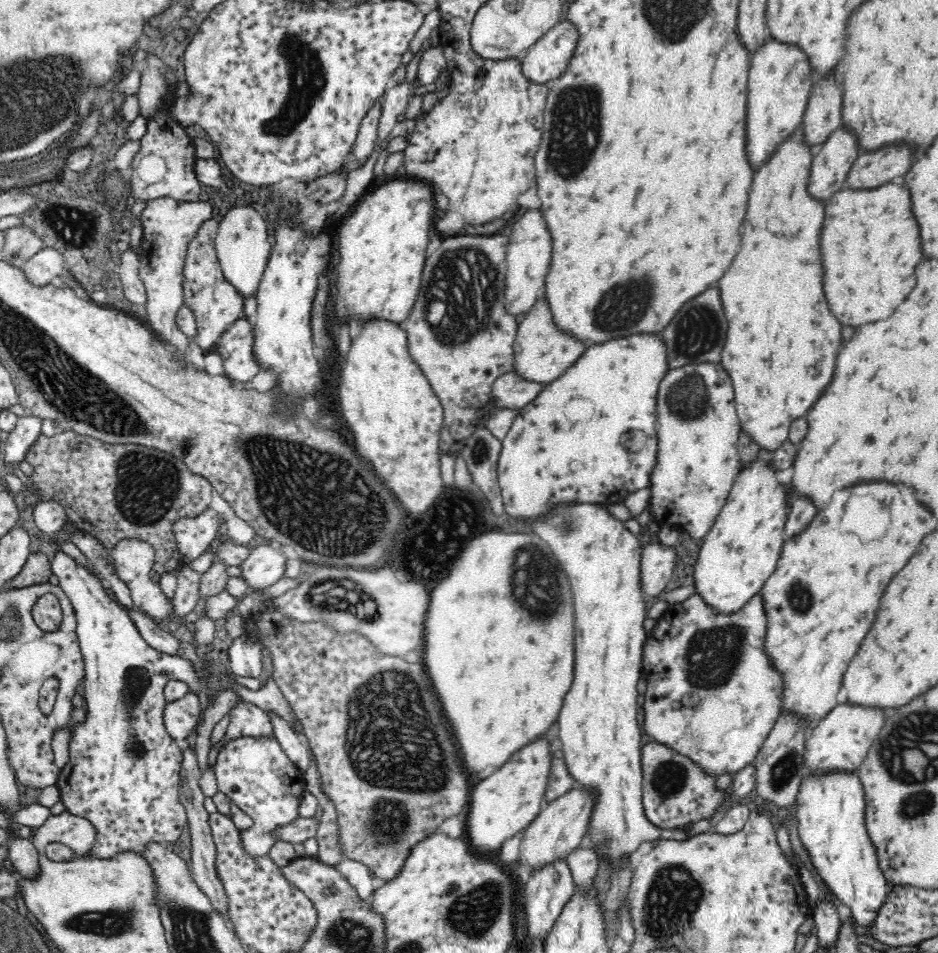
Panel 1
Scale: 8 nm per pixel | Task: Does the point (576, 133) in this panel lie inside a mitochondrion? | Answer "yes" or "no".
yes

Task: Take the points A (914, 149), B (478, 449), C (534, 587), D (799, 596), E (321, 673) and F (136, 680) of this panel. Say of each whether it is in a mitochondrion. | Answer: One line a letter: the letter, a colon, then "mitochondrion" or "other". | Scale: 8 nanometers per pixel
A: other
B: mitochondrion
C: mitochondrion
D: mitochondrion
E: other
F: mitochondrion

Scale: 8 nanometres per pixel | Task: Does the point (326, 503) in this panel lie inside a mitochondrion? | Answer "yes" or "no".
yes

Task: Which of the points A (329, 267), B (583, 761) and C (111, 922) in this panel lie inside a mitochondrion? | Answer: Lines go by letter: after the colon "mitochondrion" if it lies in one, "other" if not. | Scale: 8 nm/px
A: other
B: other
C: mitochondrion

